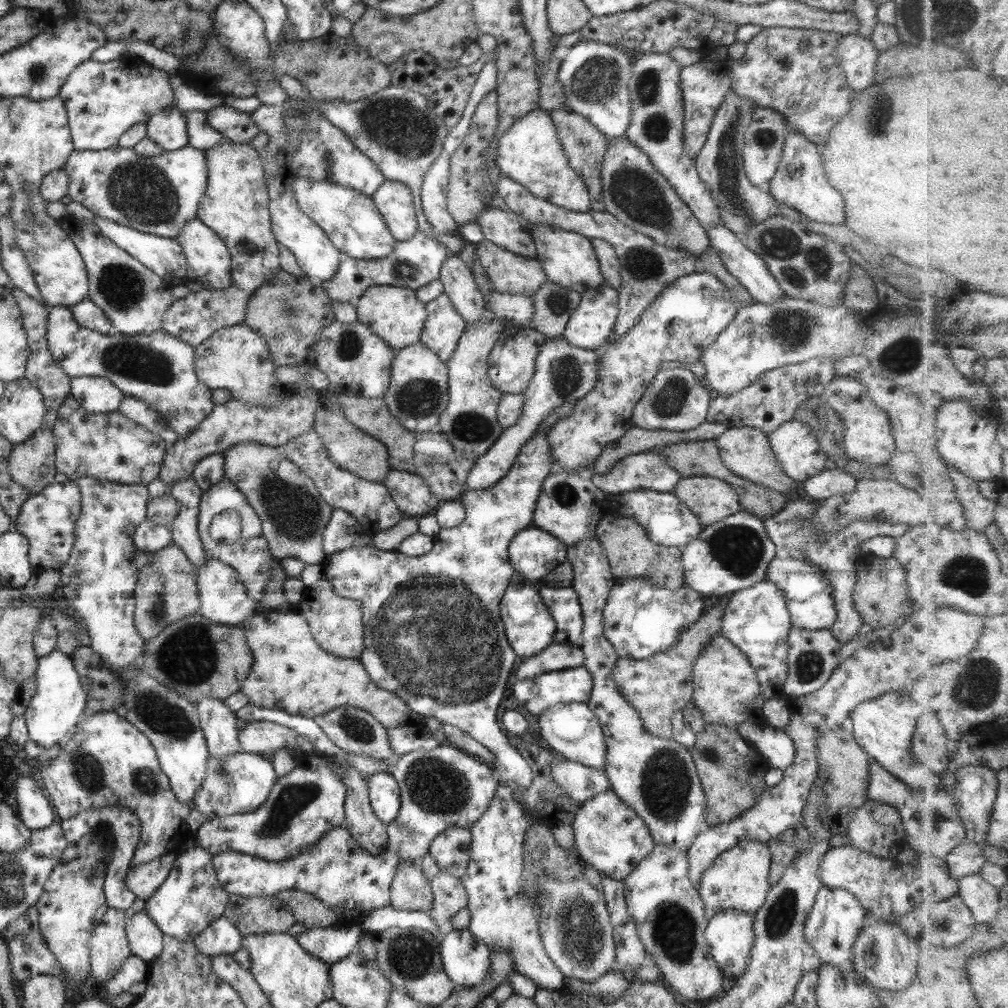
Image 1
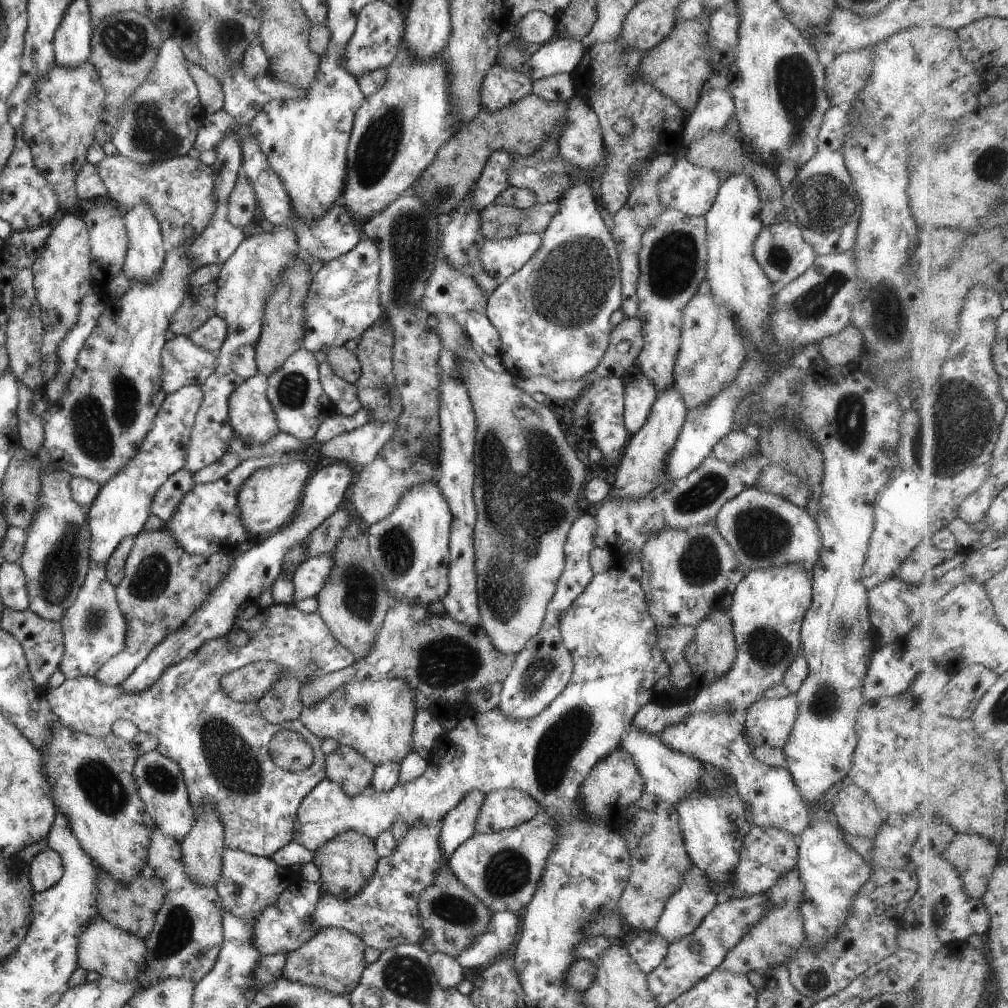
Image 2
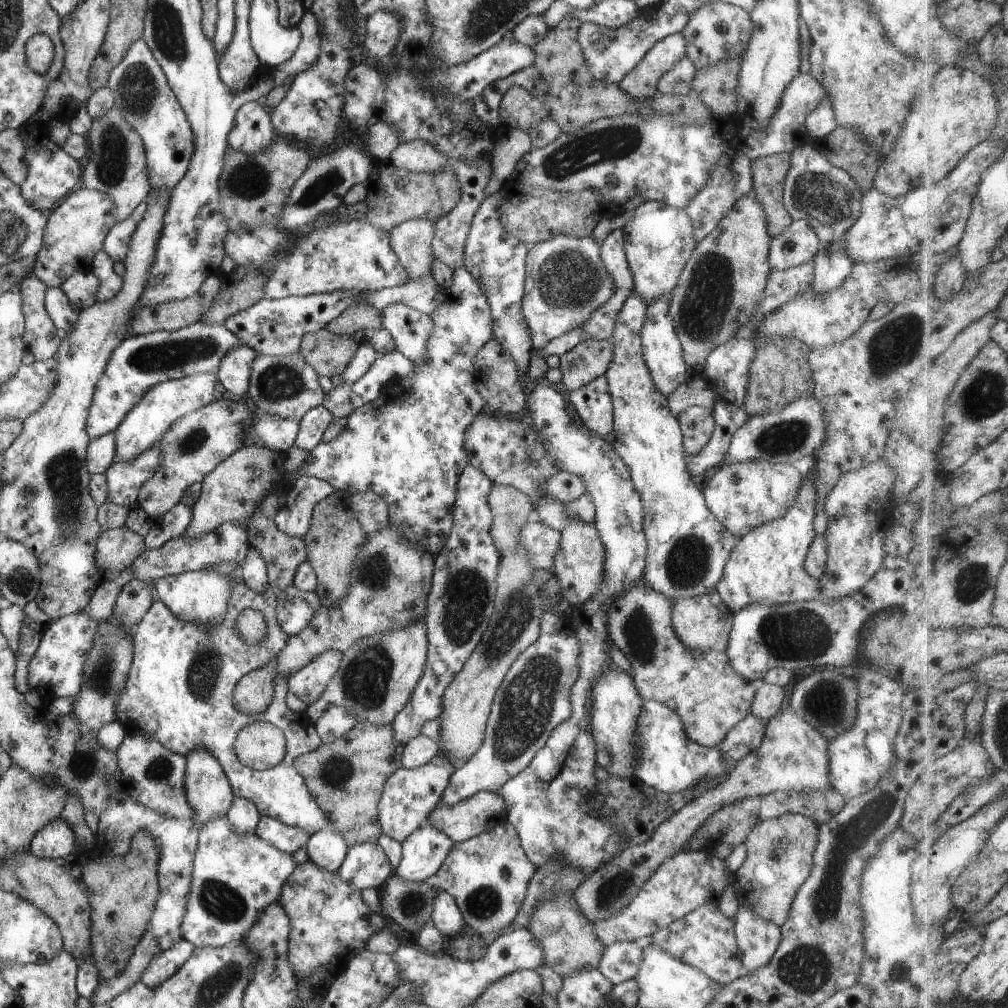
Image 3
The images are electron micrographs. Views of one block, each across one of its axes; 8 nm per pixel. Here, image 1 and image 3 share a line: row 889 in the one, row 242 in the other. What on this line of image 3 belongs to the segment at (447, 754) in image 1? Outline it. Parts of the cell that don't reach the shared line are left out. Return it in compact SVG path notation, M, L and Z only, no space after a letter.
M361 220L319 226L307 236L297 238L293 250L287 254L285 248L289 242L284 230L265 224L259 228L228 230L223 238L225 255L236 266L257 268L265 276L262 292L265 299L323 294L333 290L371 292L402 285L409 278L391 250L388 232Z

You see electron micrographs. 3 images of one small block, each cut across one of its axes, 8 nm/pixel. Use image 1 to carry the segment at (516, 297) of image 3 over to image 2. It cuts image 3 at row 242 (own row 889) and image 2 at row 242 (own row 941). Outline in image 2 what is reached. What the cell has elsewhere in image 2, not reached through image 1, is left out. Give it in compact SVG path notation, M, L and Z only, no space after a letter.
M521 233L501 240L484 238L477 258L481 260L483 271L502 283L513 272L517 272L540 246L541 238L537 233Z

